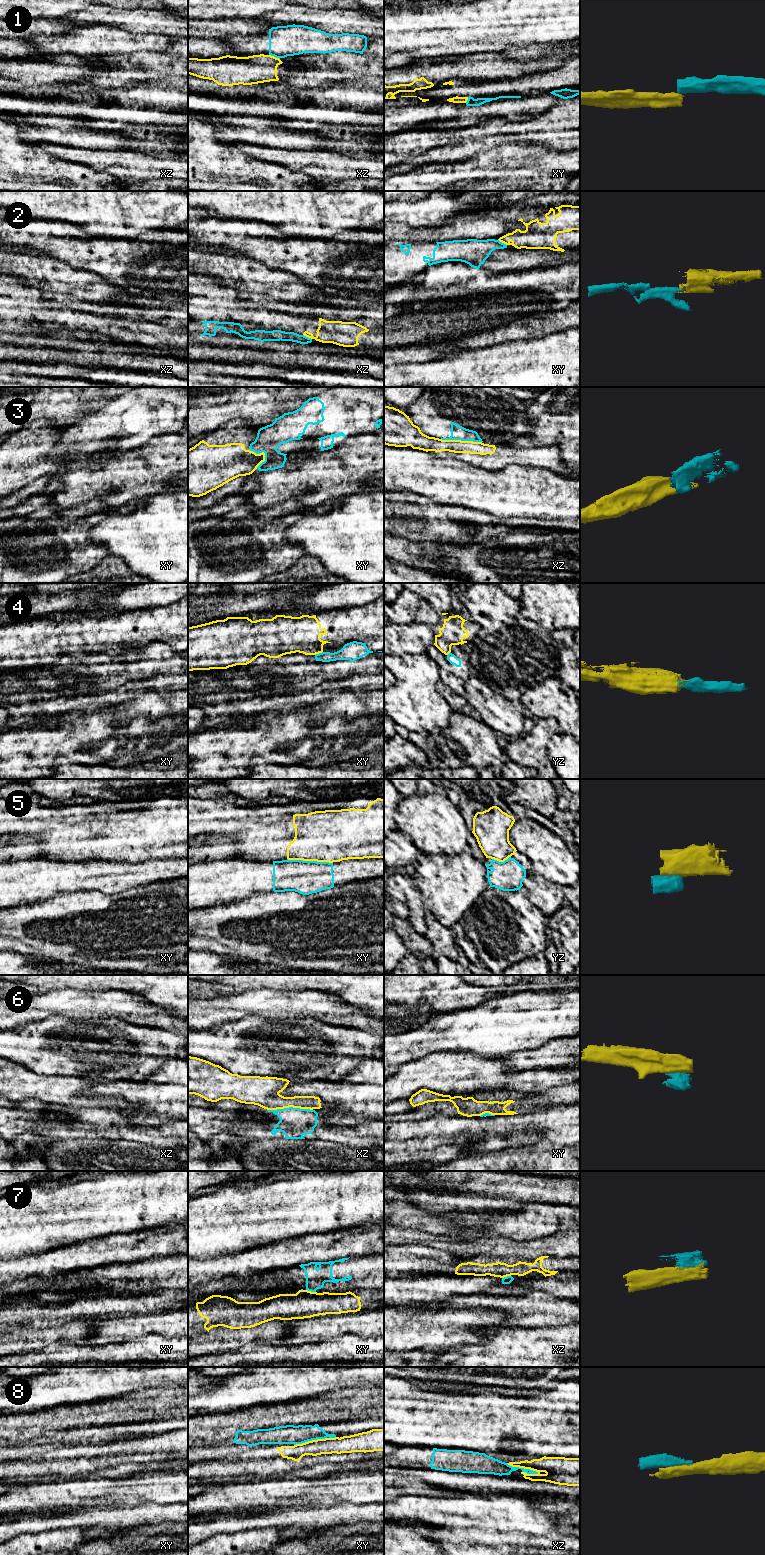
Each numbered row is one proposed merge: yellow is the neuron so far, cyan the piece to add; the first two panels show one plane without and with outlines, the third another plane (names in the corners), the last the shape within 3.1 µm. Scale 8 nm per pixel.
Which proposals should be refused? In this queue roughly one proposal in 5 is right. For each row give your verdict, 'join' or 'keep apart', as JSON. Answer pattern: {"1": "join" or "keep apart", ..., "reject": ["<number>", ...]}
{"1": "keep apart", "2": "keep apart", "3": "keep apart", "4": "keep apart", "5": "keep apart", "6": "keep apart", "7": "keep apart", "8": "keep apart", "reject": ["1", "2", "3", "4", "5", "6", "7", "8"]}

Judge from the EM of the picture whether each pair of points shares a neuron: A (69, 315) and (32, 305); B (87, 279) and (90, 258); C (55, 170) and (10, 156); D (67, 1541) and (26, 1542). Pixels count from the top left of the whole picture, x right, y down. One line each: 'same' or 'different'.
A: same
B: different
C: same
D: same

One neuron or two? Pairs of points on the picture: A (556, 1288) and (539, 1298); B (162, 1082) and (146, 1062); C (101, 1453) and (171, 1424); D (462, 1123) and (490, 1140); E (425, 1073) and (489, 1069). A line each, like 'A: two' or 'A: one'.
A: two
B: two
C: two
D: two
E: one

